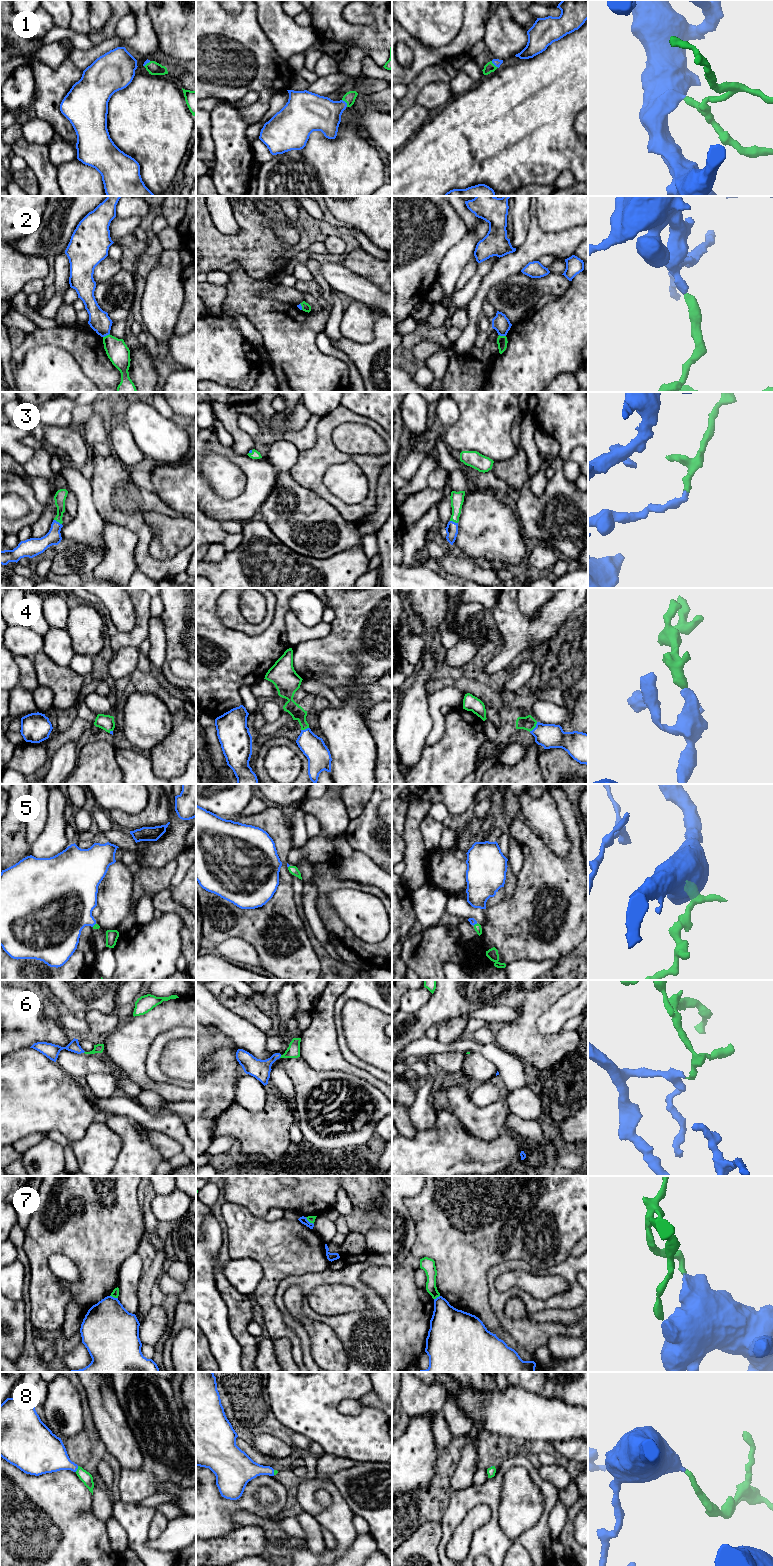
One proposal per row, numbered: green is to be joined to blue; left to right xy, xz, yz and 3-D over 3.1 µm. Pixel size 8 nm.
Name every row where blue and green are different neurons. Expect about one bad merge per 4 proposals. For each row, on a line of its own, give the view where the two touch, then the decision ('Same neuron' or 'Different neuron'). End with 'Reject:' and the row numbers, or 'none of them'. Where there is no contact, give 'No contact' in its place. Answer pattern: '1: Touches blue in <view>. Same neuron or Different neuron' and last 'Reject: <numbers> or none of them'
1: Touches blue in xz. Same neuron
2: Touches blue in xy. Different neuron
3: Touches blue in xy. Same neuron
4: Touches blue in yz. Same neuron
5: Touches blue in yz. Same neuron
6: Touches blue in xz. Same neuron
7: Touches blue in xy. Different neuron
8: Touches blue in xy. Same neuron
Reject: 2, 7

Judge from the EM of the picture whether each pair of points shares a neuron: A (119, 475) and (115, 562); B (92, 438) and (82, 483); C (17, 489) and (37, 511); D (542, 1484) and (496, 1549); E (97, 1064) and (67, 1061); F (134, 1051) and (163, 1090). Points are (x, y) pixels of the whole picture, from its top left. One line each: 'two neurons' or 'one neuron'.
A: two neurons
B: two neurons
C: one neuron
D: one neuron
E: one neuron
F: one neuron

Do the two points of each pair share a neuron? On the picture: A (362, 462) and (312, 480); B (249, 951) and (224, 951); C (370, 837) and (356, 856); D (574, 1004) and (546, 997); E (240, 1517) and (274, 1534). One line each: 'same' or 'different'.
A: same
B: same
C: different
D: different
E: same

